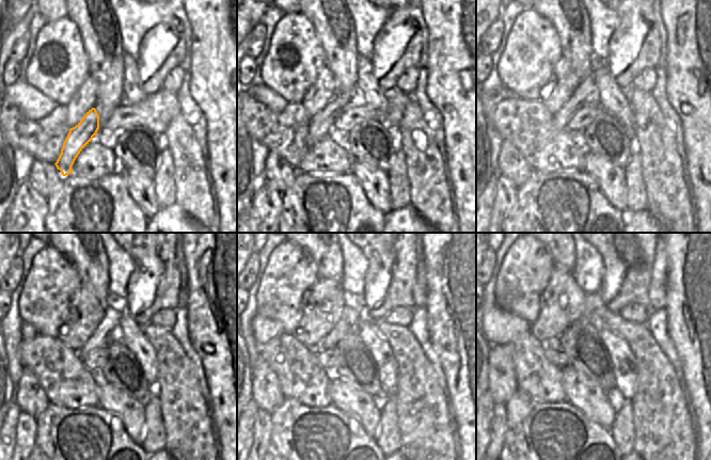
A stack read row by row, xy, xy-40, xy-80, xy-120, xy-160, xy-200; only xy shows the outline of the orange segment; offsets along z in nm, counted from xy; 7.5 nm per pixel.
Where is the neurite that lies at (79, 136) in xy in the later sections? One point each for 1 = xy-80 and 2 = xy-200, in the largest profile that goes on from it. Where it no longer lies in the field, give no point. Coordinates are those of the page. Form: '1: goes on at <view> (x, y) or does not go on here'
1: goes on at xy-80 (585, 93)
2: goes on at xy-200 (594, 301)

